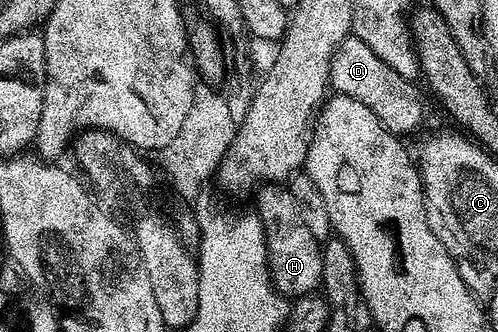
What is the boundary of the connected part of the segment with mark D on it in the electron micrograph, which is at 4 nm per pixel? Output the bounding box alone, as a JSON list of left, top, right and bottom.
[330,35,426,133]

